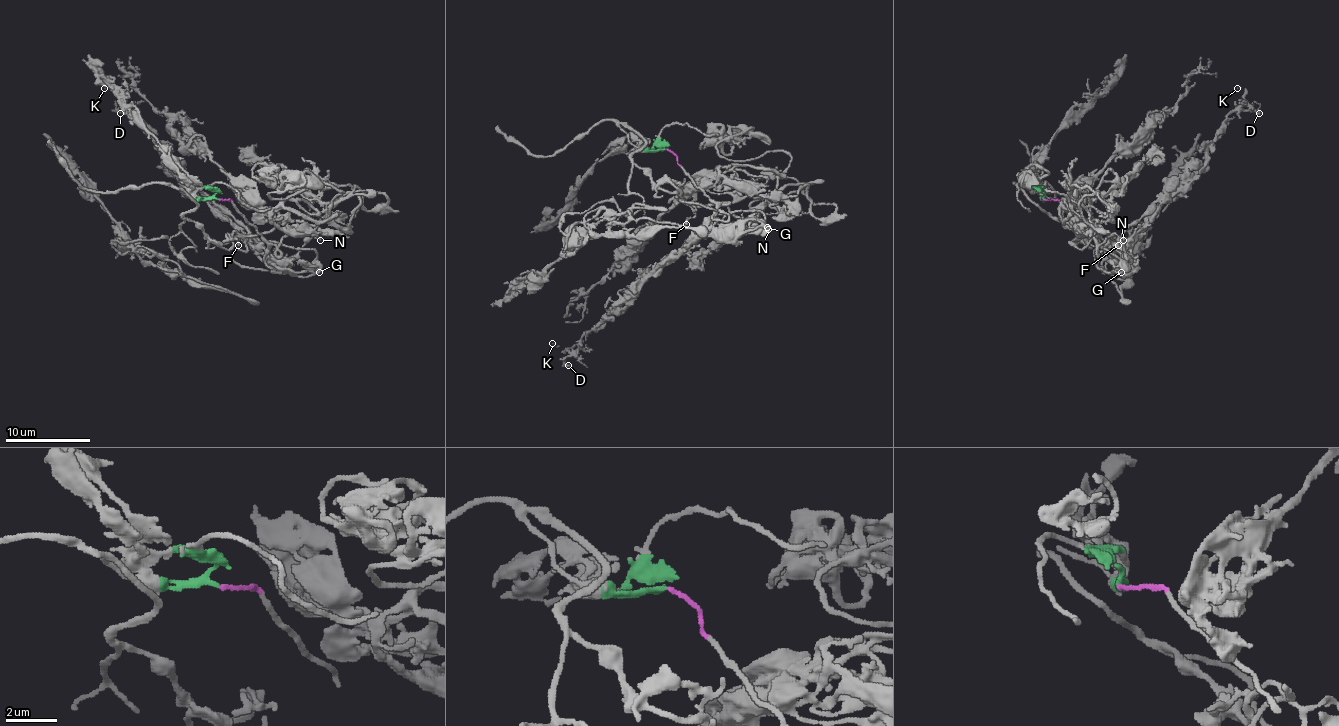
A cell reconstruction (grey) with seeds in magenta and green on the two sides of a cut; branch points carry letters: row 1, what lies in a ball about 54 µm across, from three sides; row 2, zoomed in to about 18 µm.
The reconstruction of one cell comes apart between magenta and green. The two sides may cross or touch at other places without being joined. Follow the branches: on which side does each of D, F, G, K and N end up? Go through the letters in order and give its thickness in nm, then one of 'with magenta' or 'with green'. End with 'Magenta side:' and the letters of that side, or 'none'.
D: calibre 130 nm; with magenta
F: calibre 150 nm; with green
G: calibre 360 nm; with magenta
K: calibre 80 nm; with magenta
N: calibre 130 nm; with magenta
Magenta side: D, G, K, N

